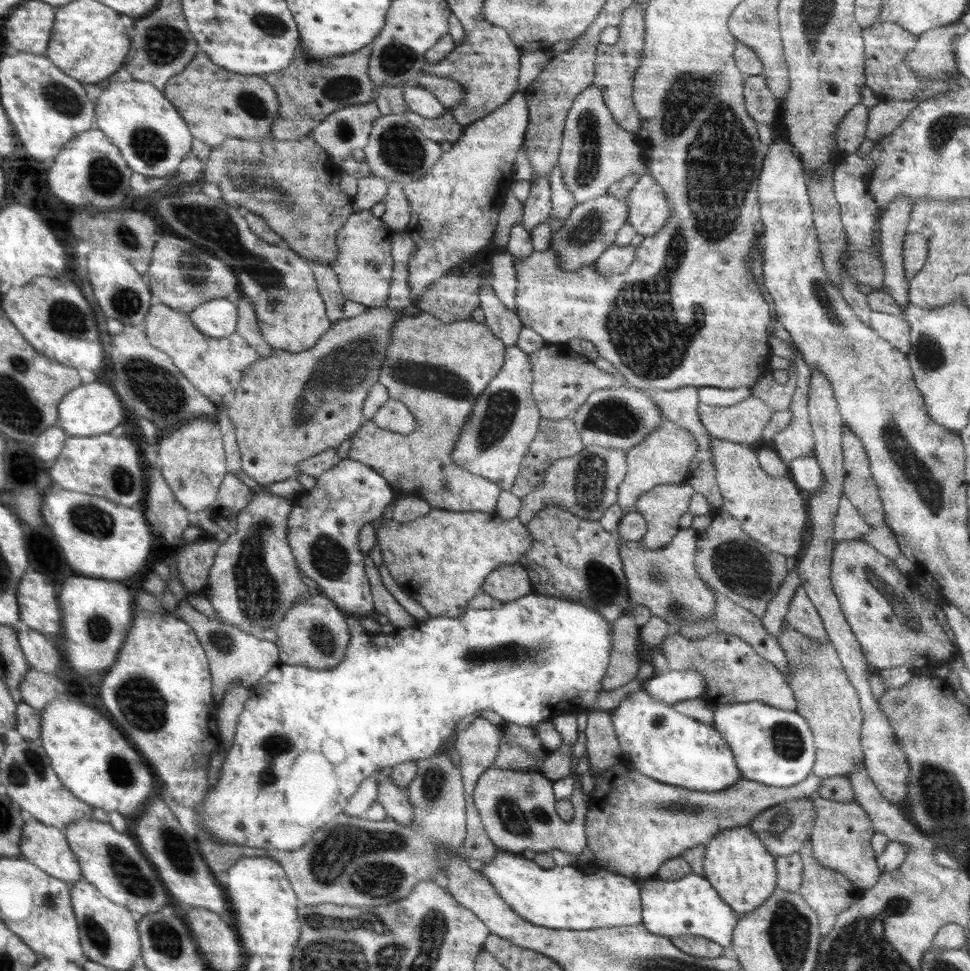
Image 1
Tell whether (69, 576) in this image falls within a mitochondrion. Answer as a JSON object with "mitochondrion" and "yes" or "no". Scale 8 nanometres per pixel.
{"mitochondrion":"no"}

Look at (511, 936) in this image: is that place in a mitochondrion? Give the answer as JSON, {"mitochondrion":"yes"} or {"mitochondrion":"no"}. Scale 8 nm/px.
{"mitochondrion":"no"}

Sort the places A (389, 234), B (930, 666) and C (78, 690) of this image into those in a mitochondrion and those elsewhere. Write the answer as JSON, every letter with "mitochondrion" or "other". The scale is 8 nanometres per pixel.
{"A":"other","B":"other","C":"other"}

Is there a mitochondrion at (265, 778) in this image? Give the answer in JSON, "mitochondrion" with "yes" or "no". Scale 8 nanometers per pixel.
{"mitochondrion":"yes"}

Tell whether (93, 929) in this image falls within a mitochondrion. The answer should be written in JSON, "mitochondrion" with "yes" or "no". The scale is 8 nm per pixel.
{"mitochondrion":"yes"}

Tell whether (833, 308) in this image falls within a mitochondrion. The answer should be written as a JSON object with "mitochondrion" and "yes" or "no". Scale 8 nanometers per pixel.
{"mitochondrion":"yes"}

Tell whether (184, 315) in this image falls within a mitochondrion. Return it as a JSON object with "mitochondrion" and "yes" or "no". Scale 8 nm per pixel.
{"mitochondrion":"no"}

